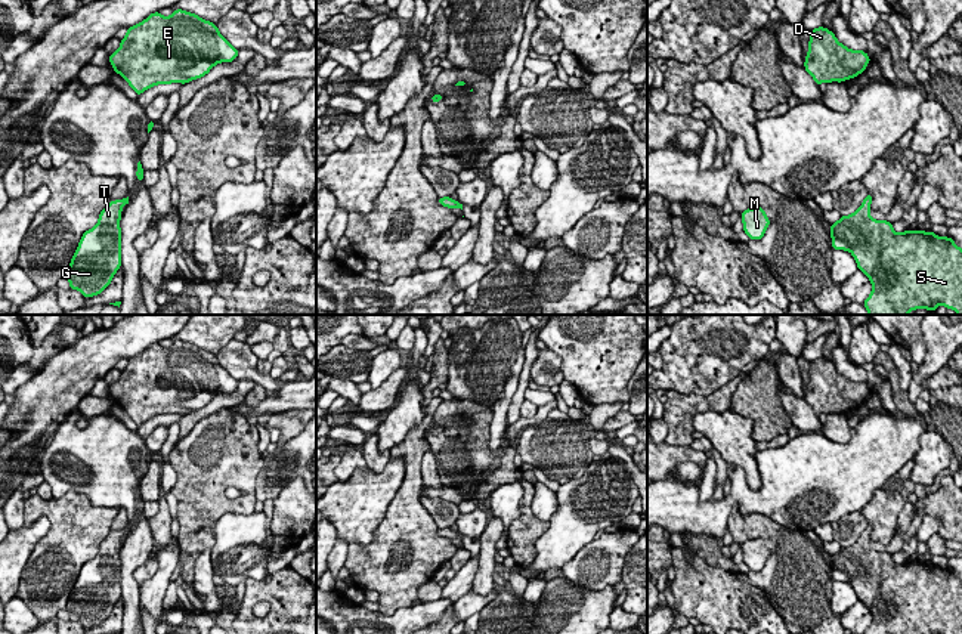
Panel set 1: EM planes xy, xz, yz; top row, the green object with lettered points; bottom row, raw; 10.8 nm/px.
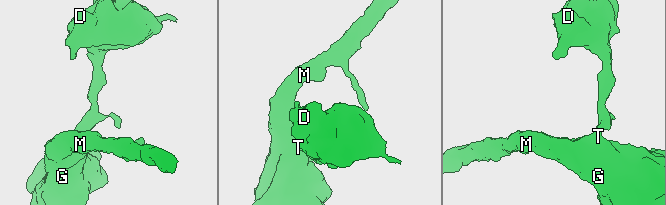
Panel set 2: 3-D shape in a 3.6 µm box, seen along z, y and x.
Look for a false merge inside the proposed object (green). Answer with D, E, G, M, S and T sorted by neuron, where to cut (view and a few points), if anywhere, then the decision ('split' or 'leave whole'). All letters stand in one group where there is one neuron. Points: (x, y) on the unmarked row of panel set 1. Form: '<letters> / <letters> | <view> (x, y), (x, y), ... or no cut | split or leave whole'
D E G M S T | no cut | leave whole

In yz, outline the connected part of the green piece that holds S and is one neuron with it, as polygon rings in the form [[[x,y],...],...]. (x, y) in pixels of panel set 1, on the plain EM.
[[[872,525],[850,547],[830,556],[832,581],[850,582],[872,613],[872,624],[863,634],[962,634],[962,579],[950,567],[941,569],[934,563],[904,562],[897,565],[893,554],[870,548]]]

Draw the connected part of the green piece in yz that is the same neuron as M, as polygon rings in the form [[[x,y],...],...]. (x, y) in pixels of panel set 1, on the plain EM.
[[[752,538],[740,544],[743,563],[749,570],[760,572],[767,559],[770,557],[770,551],[763,538]]]

